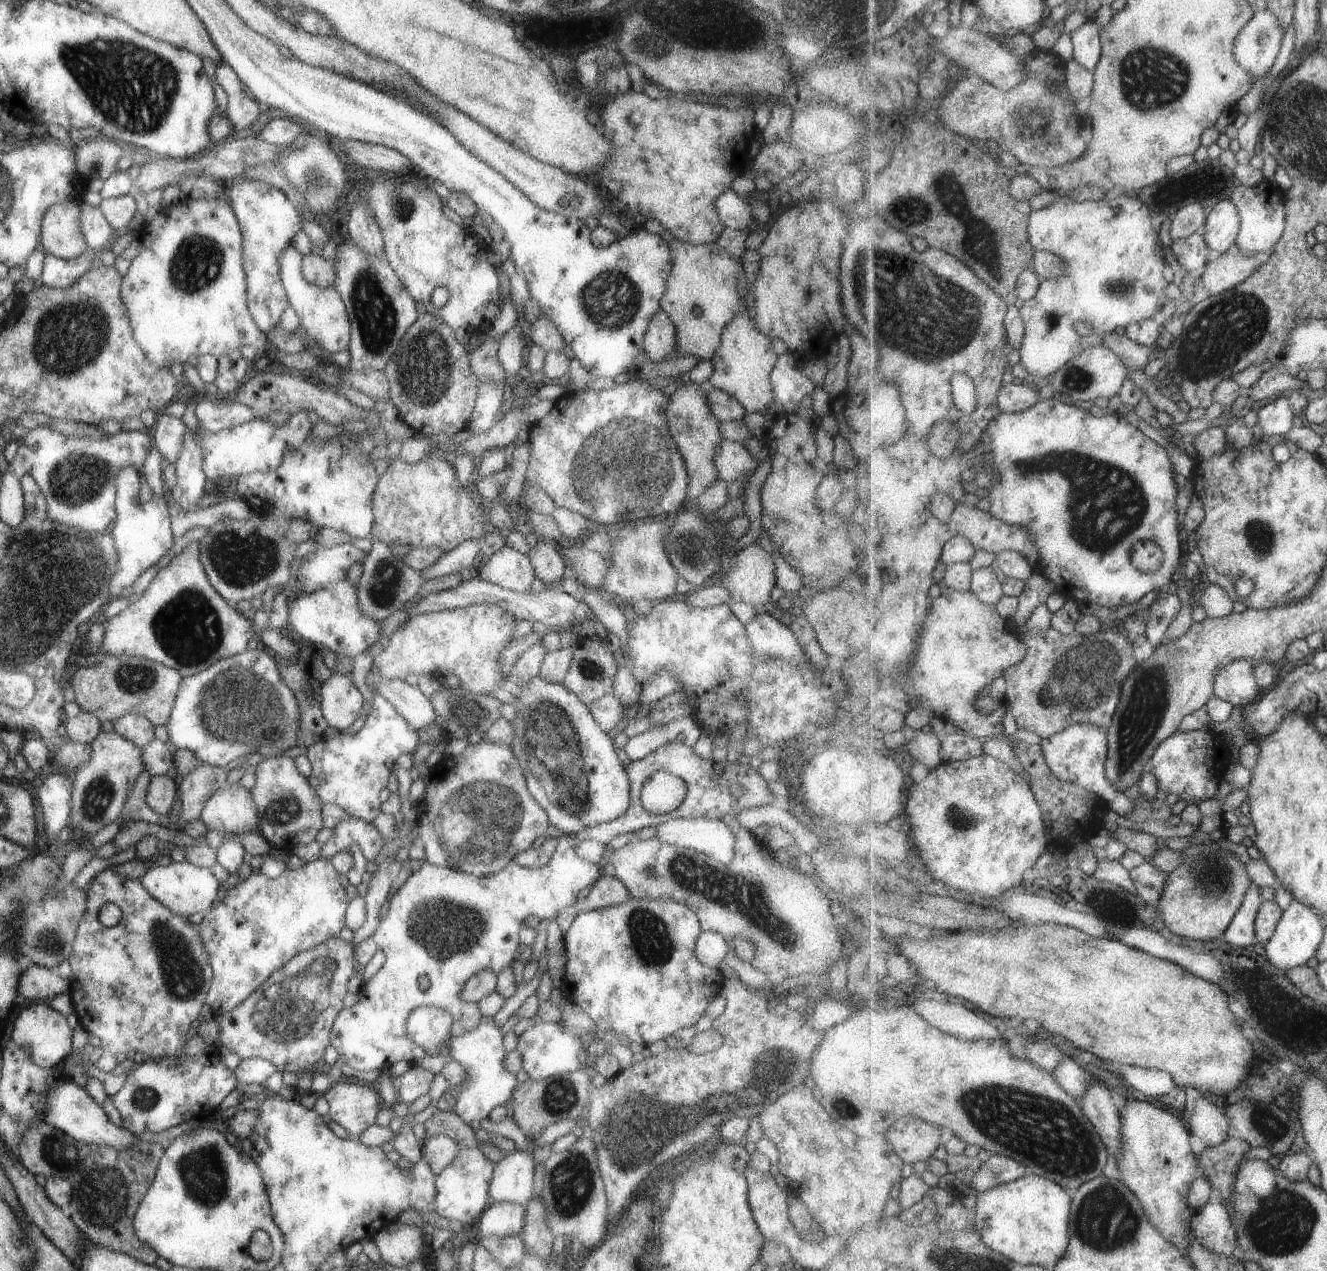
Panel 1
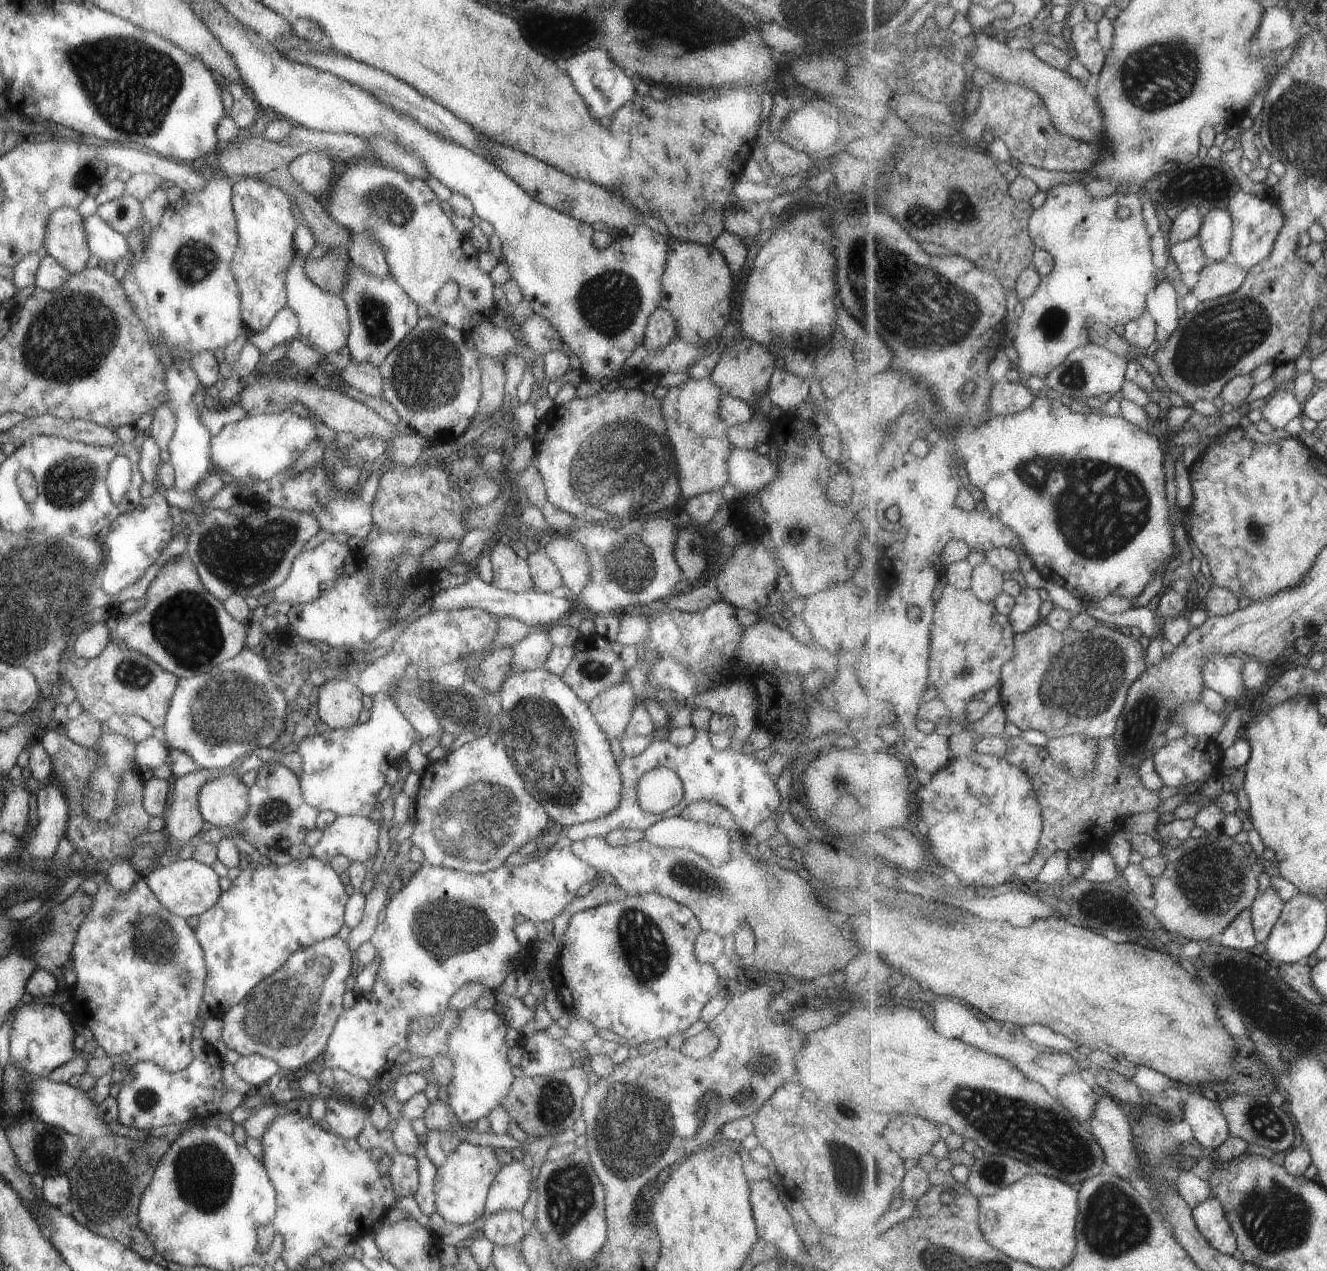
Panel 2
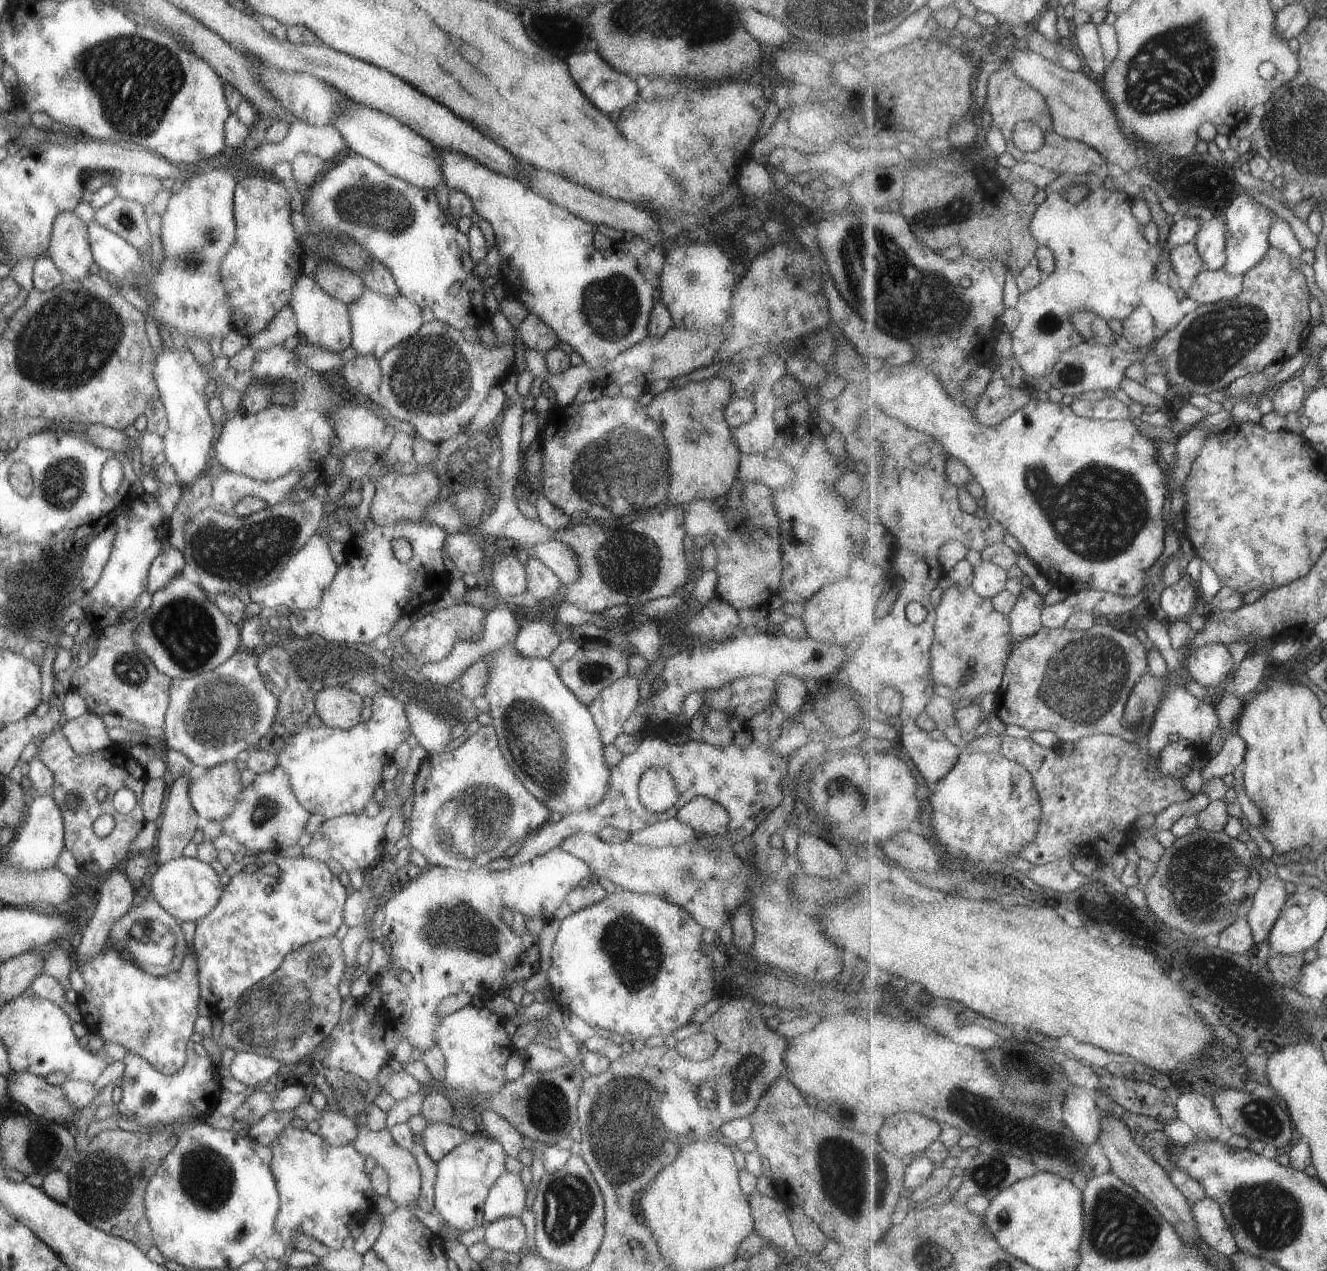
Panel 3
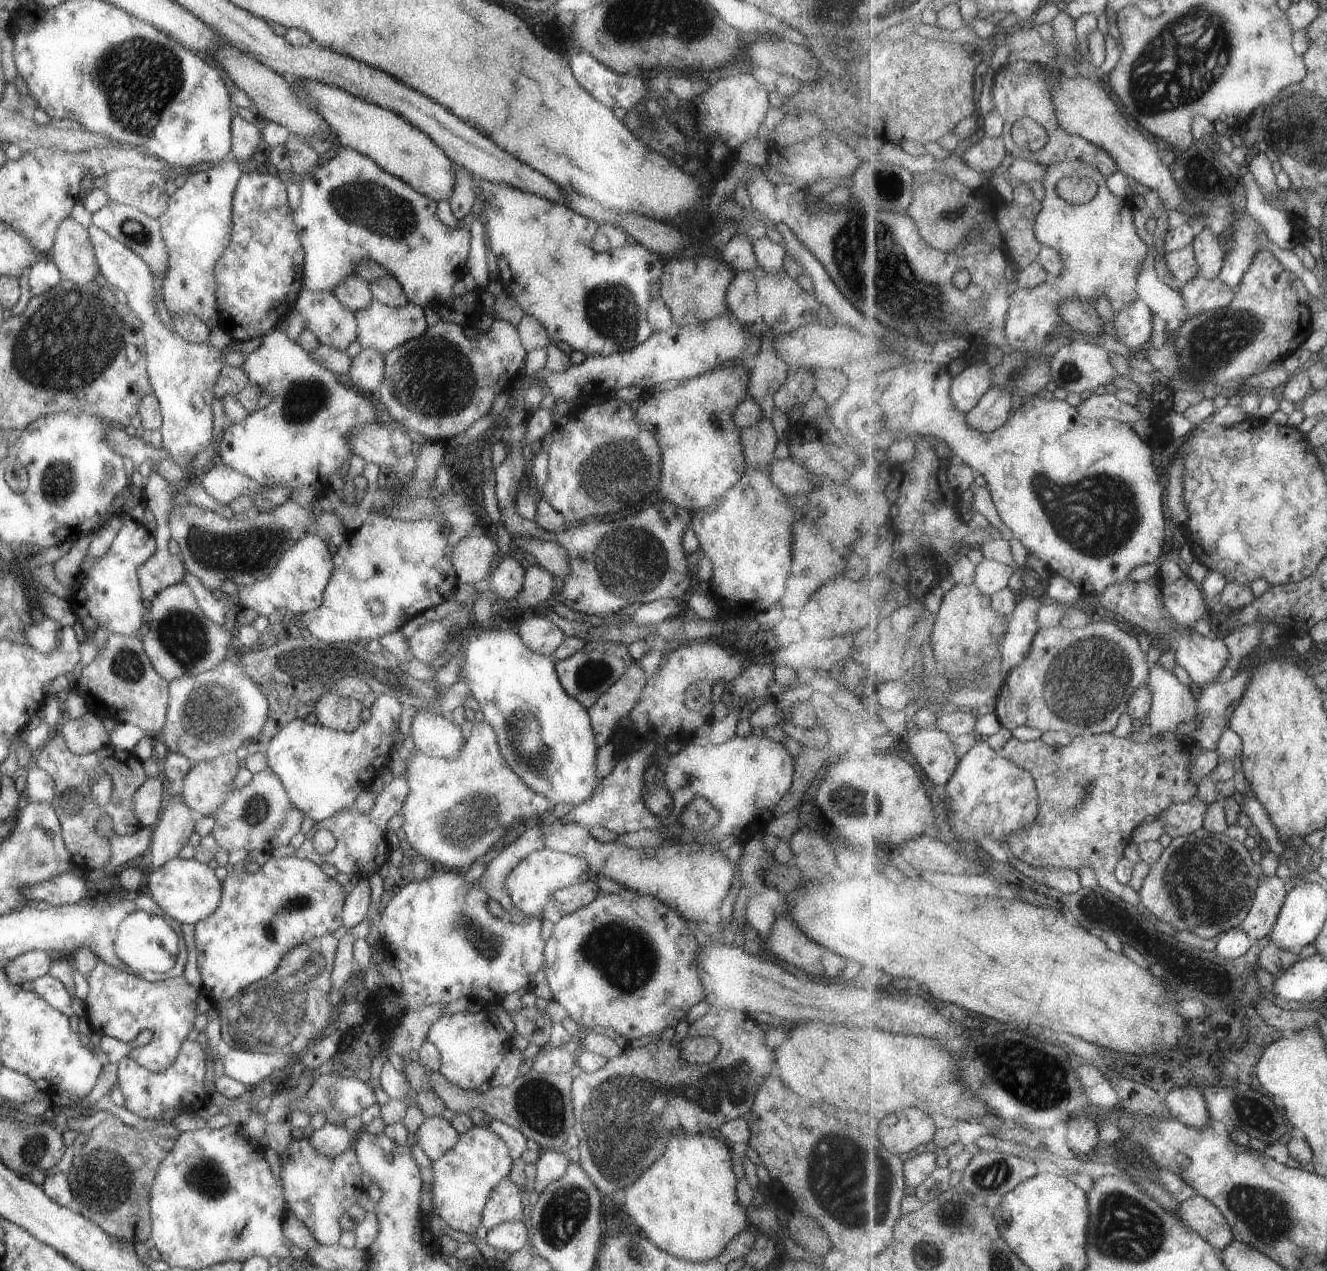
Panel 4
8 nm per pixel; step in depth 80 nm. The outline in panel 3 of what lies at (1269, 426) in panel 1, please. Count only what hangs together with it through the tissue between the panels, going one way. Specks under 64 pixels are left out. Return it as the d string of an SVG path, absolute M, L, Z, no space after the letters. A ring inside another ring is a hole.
M1291 377L1288 381L1281 383L1281 386L1277 386L1275 389L1275 395L1273 396L1274 412L1283 416L1289 416L1291 412L1299 415L1304 408L1304 400L1309 392L1305 392L1305 386L1303 382L1299 380L1299 377Z

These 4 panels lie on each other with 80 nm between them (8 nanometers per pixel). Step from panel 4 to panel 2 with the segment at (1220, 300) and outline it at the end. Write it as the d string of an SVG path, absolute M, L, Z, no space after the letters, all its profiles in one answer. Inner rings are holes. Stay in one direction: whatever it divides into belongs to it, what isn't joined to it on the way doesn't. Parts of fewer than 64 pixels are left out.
M1231 258L1208 263L1199 273L1199 281L1193 288L1193 295L1196 295L1199 301L1227 298L1241 288L1248 274L1249 270L1240 267Z

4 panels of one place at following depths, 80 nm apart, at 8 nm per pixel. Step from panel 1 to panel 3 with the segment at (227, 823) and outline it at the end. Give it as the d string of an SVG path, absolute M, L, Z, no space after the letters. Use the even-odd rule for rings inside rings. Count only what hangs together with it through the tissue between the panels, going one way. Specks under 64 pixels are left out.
M235 761L212 766L199 778L190 779L188 797L201 823L212 820L221 822L233 810L243 790Z

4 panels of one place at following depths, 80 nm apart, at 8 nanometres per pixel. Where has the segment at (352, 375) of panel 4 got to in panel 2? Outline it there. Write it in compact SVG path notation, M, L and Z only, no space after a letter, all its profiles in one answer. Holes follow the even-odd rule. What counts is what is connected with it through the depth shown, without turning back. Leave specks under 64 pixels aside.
M370 362L349 363L338 371L340 376L355 390L367 396L380 396L382 378L379 369Z

